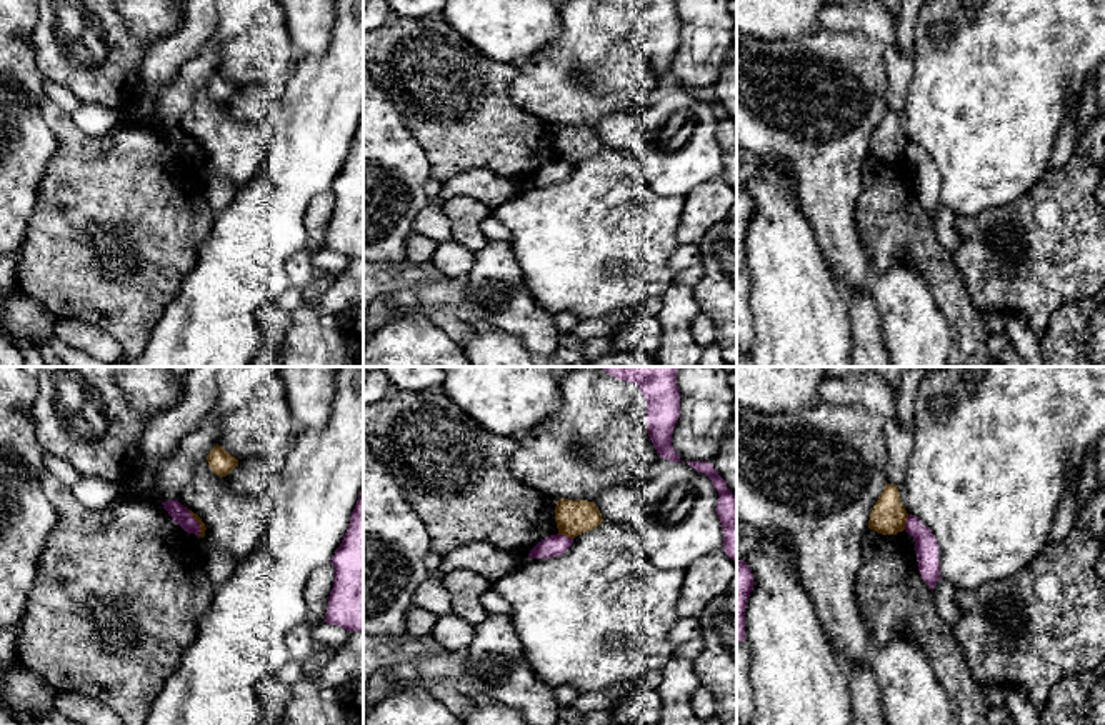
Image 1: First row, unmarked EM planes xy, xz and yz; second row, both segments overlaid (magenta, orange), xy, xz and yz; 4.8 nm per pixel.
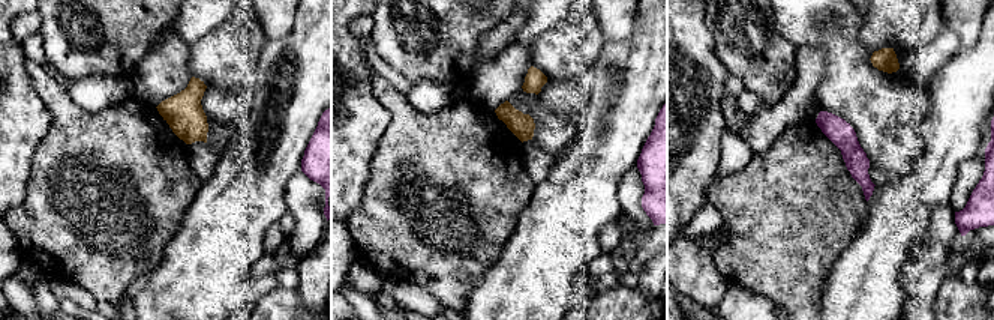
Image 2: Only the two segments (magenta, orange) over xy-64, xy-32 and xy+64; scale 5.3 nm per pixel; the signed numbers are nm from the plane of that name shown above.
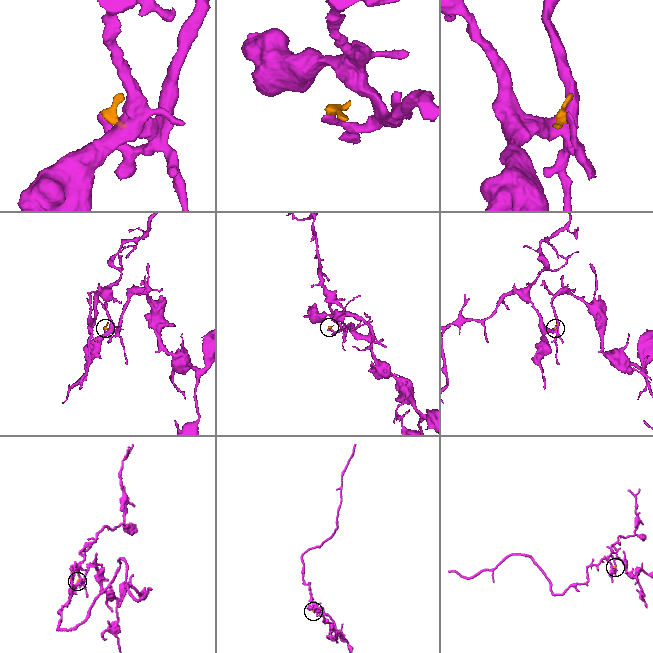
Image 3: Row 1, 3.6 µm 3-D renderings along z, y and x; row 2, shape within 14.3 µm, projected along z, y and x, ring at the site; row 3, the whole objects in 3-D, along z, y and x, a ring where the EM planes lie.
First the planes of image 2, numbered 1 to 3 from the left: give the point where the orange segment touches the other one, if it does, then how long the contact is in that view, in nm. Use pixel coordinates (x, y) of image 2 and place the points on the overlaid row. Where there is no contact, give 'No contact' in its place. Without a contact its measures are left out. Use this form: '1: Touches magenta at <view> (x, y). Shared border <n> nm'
1: No contact
2: No contact
3: No contact

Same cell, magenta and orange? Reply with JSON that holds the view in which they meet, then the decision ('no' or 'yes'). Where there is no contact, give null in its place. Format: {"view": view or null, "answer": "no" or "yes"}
{"view": "xz", "answer": "no"}

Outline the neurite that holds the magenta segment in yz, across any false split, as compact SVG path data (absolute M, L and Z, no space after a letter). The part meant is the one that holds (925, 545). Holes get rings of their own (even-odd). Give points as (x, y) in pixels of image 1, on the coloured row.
M908 515L905 532L915 540L918 572L923 582L933 592L937 582L942 578L938 562L938 543L932 530L927 528L915 515Z

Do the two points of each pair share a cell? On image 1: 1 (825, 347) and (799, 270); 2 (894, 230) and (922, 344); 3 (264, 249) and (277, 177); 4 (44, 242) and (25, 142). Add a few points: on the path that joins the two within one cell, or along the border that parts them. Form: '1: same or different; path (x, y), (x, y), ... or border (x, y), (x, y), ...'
1: same; path (807, 329), (800, 322), (799, 289)
2: different; border (872, 275), (880, 275), (902, 262), (930, 290)
3: same; path (264, 230), (279, 195)
4: different; border (49, 164), (29, 219), (25, 239)

